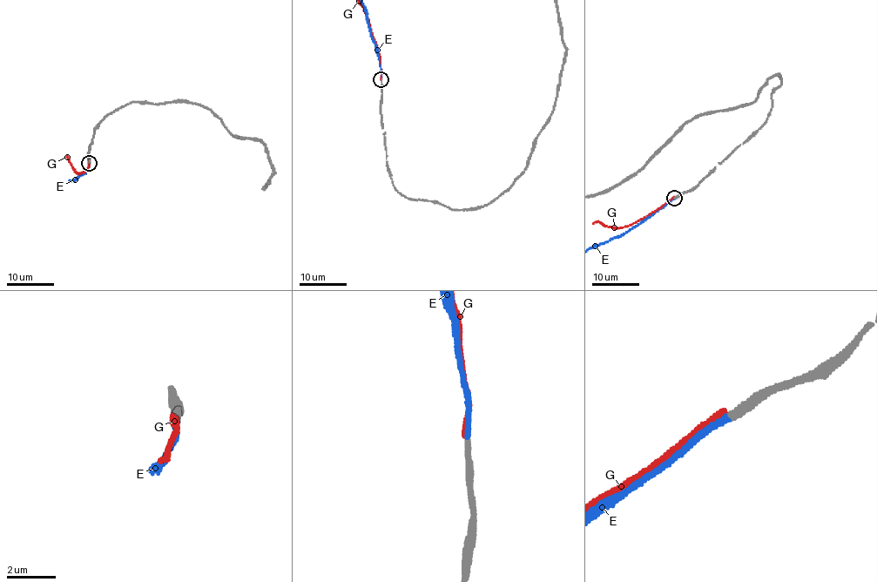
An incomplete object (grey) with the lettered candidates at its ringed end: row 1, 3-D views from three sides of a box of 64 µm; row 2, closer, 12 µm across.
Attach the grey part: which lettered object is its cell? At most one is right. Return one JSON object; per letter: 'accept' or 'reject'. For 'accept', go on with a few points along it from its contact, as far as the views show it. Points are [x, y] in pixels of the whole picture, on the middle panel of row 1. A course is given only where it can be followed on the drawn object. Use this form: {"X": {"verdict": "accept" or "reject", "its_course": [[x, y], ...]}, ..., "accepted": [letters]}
{"E": {"verdict": "accept"}, "G": {"verdict": "reject"}, "accepted": ["E"]}

